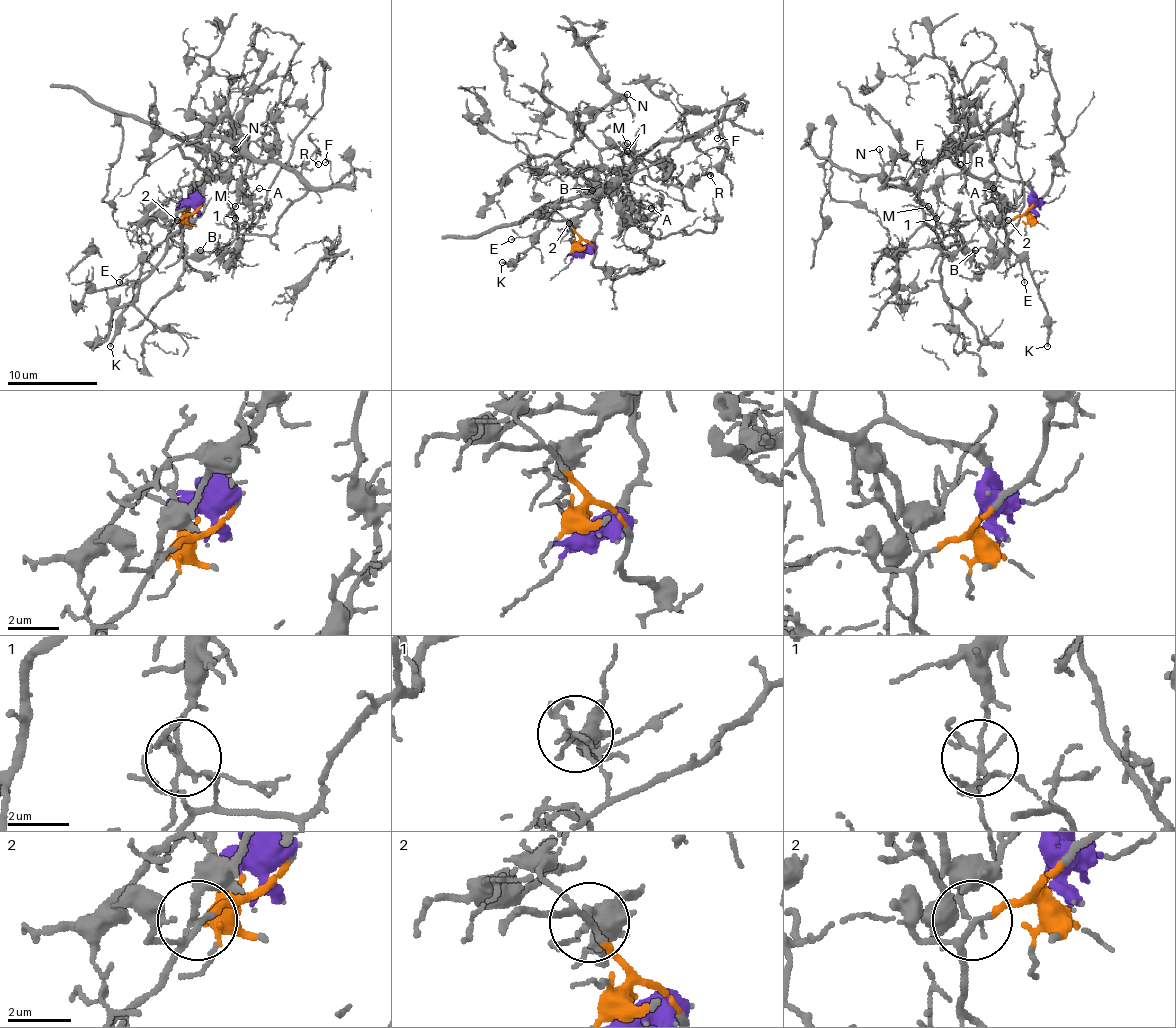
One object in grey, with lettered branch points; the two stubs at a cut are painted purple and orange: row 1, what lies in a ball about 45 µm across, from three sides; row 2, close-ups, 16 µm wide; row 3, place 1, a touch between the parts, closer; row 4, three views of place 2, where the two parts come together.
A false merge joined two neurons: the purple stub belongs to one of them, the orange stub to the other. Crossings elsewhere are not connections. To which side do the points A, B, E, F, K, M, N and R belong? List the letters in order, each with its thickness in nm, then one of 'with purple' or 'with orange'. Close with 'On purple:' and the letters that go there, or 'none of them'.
A: 100 nm | with purple
B: 100 nm | with purple
E: 110 nm | with orange
F: 100 nm | with purple
K: 190 nm | with orange
M: 140 nm | with purple
N: 130 nm | with orange
R: 80 nm | with purple
On purple: A, B, F, M, R

